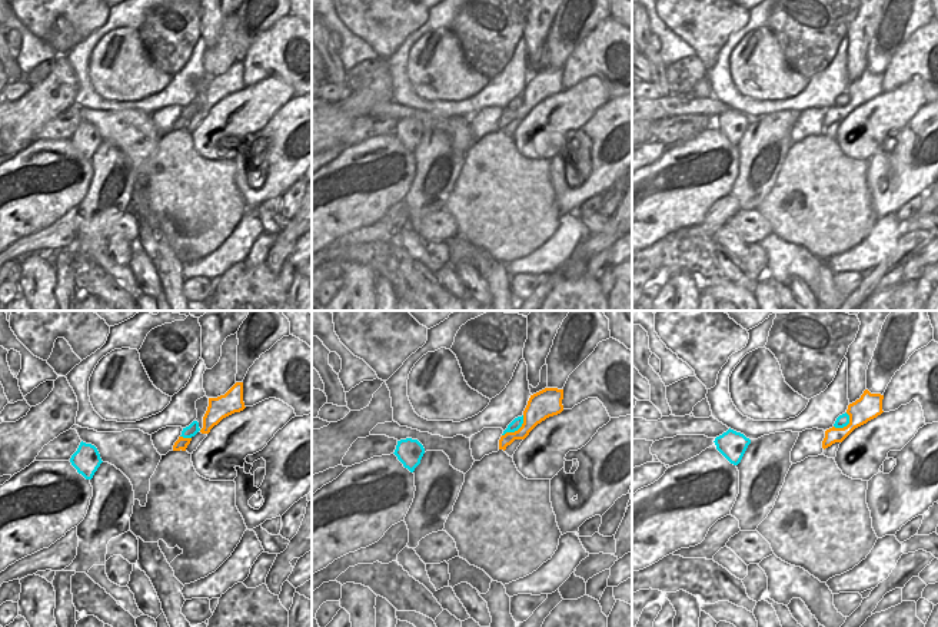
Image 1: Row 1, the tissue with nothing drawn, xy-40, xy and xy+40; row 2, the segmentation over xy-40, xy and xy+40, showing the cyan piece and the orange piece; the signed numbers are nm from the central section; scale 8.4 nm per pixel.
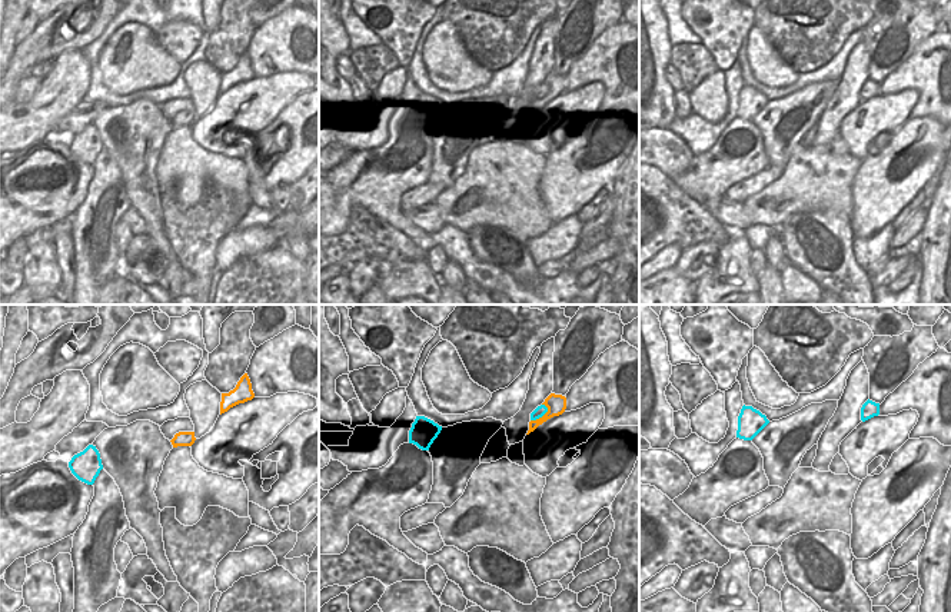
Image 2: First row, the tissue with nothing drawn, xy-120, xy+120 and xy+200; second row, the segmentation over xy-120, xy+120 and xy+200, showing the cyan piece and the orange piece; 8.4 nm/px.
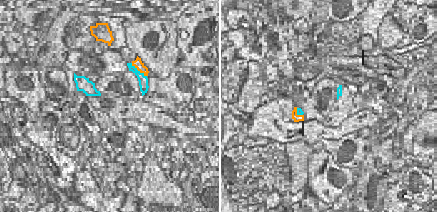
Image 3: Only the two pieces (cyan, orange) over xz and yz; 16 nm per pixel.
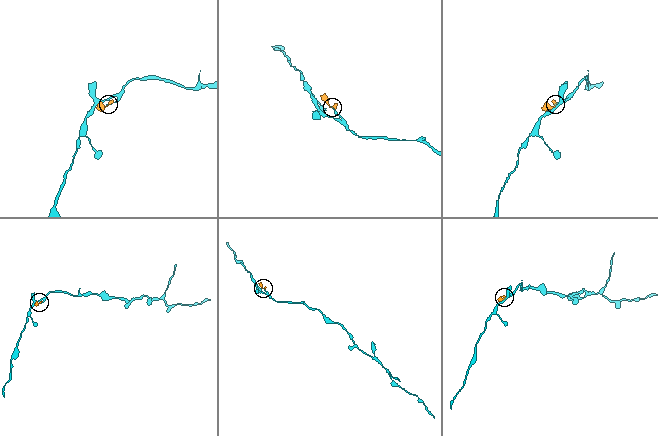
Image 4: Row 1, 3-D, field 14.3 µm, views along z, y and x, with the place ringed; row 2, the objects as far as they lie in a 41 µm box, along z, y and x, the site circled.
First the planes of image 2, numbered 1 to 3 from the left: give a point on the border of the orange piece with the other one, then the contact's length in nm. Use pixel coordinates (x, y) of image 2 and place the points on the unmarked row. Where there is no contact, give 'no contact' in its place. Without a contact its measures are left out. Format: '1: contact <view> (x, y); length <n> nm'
1: no contact
2: contact xy+120 (542, 95); length 190 nm
3: no contact

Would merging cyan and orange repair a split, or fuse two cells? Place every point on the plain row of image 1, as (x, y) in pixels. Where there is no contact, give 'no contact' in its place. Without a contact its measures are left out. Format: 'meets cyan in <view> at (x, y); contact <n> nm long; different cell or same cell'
meets cyan in xy at (516, 109); contact 260 nm long; same cell

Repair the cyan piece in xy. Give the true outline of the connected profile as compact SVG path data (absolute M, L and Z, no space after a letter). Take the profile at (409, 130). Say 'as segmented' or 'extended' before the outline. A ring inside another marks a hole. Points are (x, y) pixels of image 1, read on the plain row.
as segmented; M406 117L398 120L393 133L398 136L398 139L403 143L405 147L413 152L415 147L420 143L425 127L418 119Z

